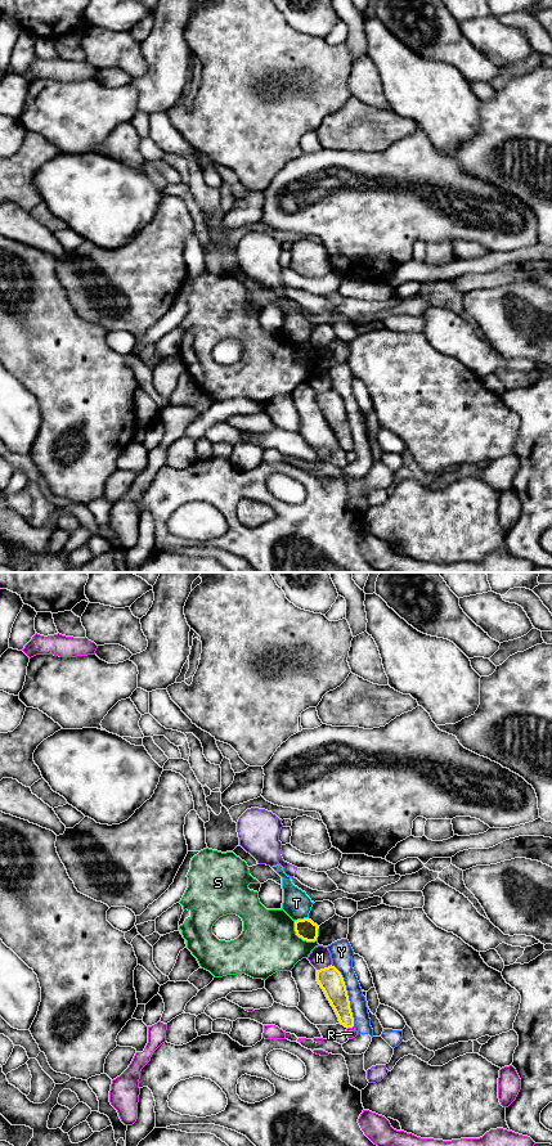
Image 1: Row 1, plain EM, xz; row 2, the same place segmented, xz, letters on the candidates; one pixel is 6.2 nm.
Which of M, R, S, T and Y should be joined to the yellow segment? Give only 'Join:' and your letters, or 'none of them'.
Join: none of them

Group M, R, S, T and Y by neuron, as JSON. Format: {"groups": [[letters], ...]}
{"groups": [["M"], ["R"], ["S"], ["T"], ["Y"]]}

